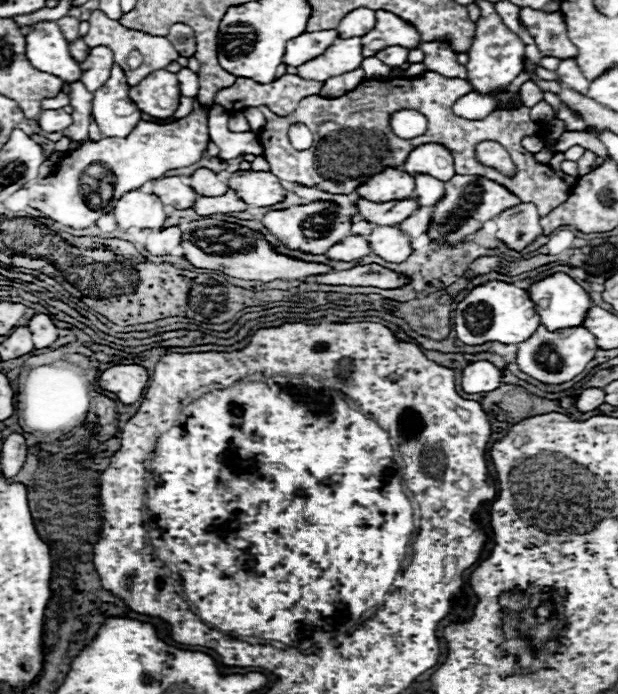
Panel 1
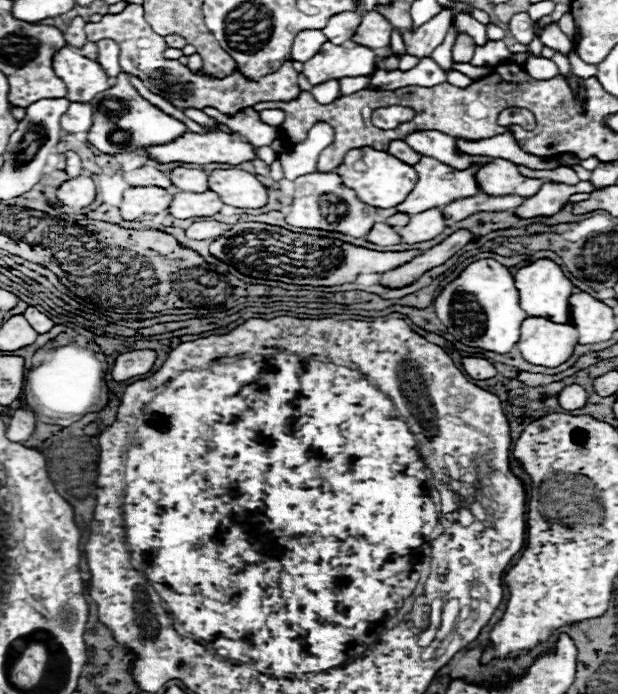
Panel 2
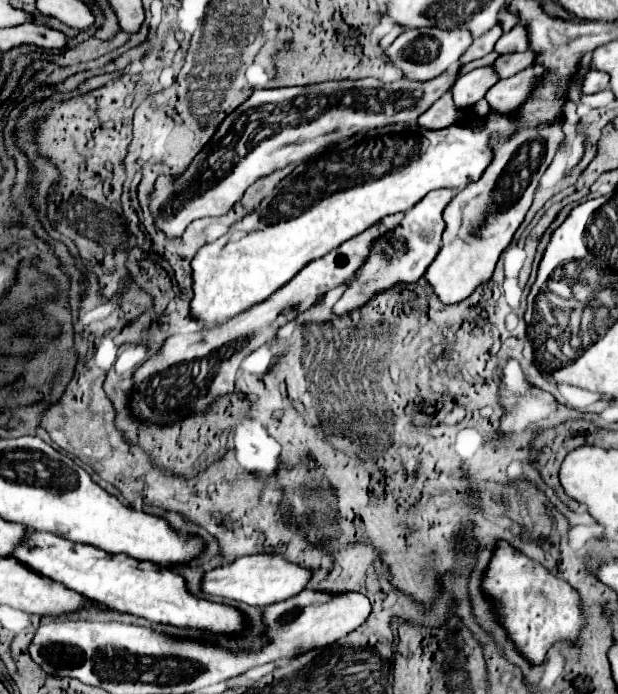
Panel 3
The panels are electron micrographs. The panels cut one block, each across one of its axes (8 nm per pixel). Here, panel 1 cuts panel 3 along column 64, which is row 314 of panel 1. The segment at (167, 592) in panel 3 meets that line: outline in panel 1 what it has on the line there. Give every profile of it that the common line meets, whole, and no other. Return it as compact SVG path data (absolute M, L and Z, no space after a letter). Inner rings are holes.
M562 272L536 282L528 294L540 314L540 322L550 330L582 326L588 308L592 308L588 292Z

